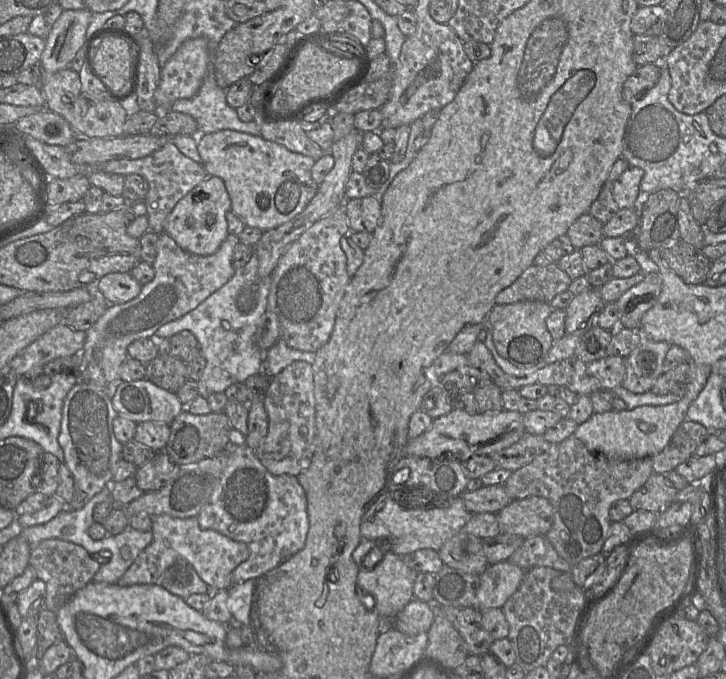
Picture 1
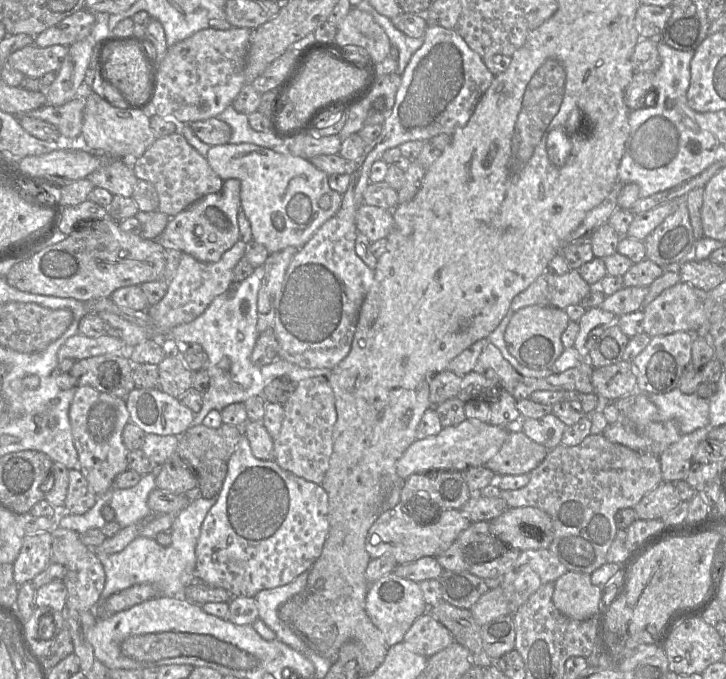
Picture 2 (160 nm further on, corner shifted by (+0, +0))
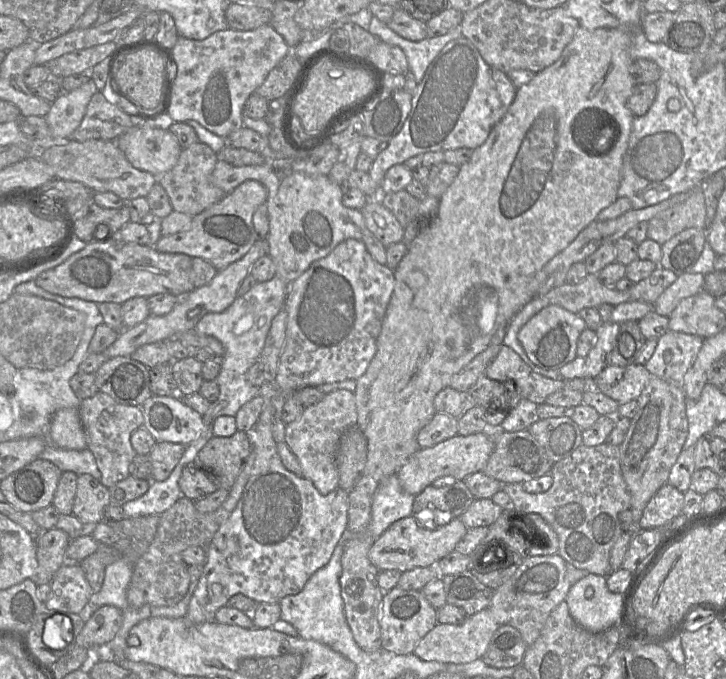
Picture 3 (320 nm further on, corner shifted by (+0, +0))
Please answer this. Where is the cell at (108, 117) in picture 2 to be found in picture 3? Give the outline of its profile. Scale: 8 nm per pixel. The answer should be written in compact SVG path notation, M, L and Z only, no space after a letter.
M148 122L121 134L114 141L132 166L156 177L171 170L182 151L174 134Z

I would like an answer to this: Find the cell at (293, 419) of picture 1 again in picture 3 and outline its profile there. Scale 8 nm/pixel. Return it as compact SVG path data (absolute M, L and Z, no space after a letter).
M337 389L326 393L321 401L305 406L302 414L286 424L285 441L297 457L302 475L326 495L339 487L337 468L338 445L343 433L357 424L356 400L353 392Z

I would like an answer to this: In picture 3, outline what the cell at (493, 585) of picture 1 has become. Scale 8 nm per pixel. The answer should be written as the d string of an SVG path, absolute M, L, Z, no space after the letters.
M490 608L468 616L461 624L437 623L417 644L413 654L425 661L469 663L481 659L500 625Z

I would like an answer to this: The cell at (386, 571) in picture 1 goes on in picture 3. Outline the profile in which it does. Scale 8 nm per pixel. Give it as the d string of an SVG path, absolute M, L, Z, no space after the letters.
M396 586L384 592L379 609L381 648L395 654L412 654L420 640L438 623L437 609L421 591Z

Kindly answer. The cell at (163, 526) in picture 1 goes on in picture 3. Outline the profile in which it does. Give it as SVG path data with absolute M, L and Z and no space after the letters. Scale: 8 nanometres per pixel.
M112 605L101 606L86 621L77 637L76 644L84 648L106 645L114 639L122 621L120 609Z

